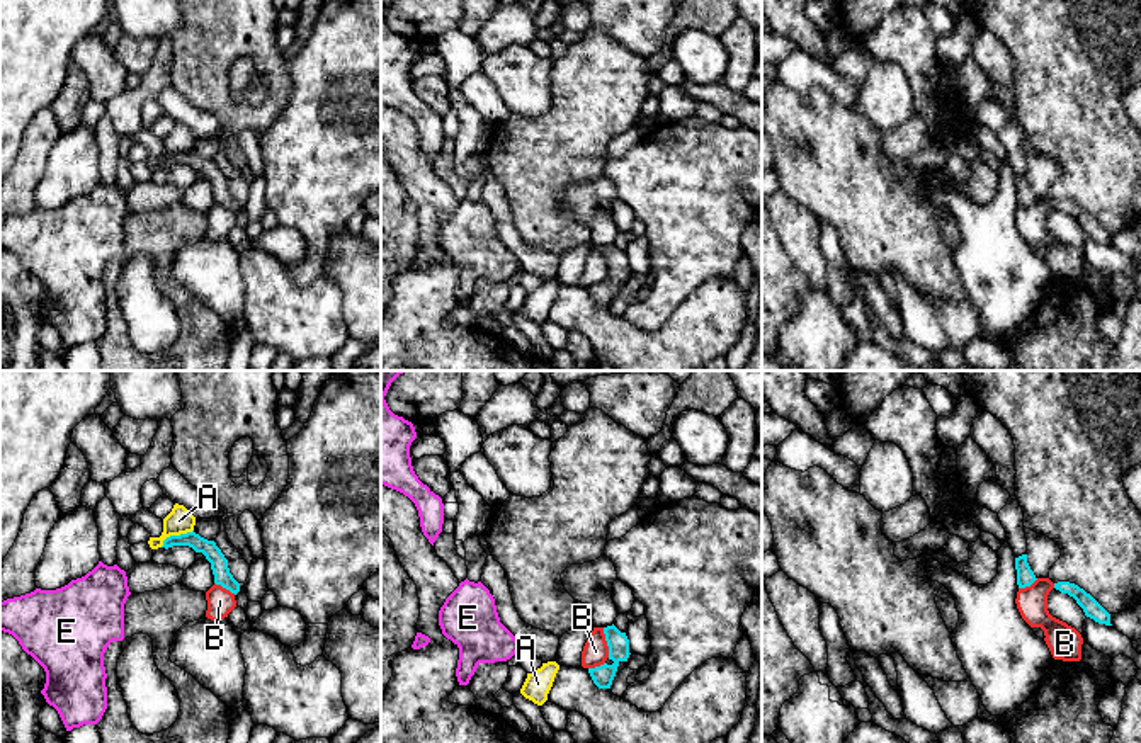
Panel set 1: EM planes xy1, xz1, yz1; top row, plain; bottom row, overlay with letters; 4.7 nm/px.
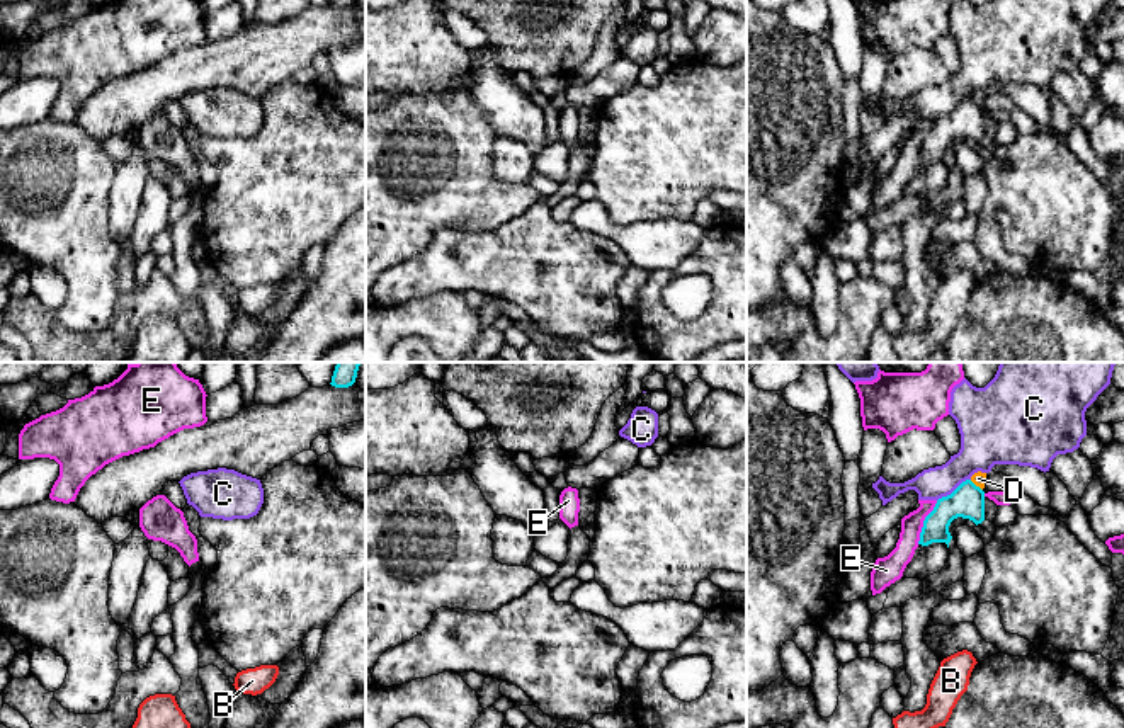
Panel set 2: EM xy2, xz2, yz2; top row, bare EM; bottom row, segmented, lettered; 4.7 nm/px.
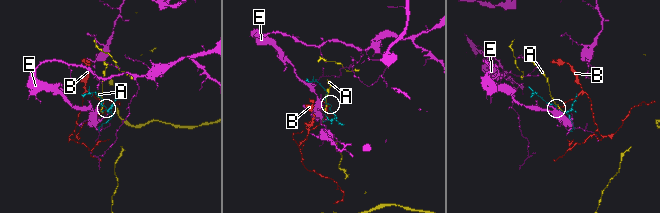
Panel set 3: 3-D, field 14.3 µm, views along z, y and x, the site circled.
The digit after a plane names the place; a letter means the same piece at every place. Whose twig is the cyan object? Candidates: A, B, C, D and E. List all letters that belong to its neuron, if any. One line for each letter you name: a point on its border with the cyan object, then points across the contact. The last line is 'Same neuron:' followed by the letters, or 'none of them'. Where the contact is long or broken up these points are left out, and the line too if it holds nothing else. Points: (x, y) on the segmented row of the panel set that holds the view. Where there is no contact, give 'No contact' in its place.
Same neuron: none of them

